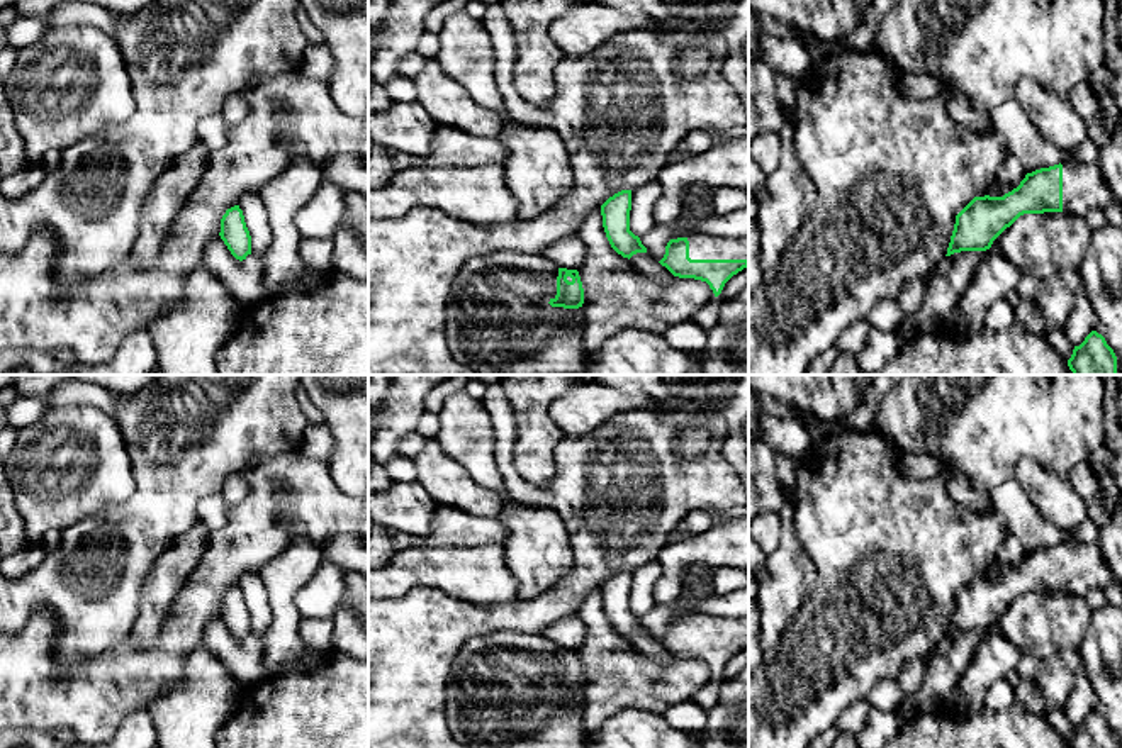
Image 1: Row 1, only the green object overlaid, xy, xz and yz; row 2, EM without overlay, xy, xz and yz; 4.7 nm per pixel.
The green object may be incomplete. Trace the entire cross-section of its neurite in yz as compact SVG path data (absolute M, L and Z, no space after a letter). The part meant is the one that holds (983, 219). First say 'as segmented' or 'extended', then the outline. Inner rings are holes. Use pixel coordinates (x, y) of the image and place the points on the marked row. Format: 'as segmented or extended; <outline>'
extended; M1064 158L1059 165L1027 173L1017 188L1003 197L974 197L957 215L947 254L961 251L986 251L993 241L1024 214L1064 212L1086 217L1090 210L1105 210L1115 202L1098 163L1081 163Z

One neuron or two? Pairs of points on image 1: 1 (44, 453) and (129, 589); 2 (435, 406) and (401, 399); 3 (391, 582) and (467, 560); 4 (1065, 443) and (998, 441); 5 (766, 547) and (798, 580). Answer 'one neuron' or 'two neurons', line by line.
1: two neurons
2: two neurons
3: one neuron
4: one neuron
5: two neurons

